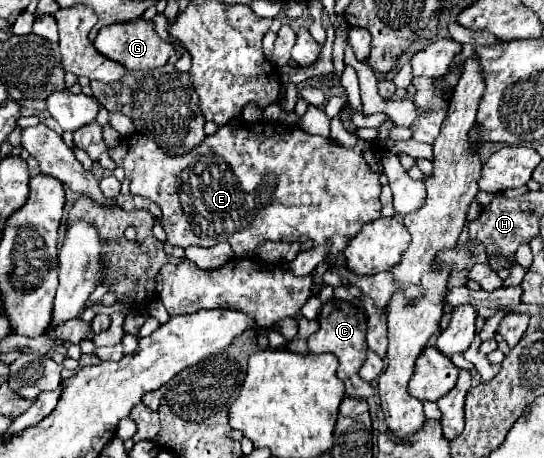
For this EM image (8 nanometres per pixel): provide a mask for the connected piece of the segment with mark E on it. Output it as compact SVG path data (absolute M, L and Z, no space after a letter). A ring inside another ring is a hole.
M260 120L260 122L252 122L252 124L242 124L242 126L222 126L218 128L216 134L212 136L206 136L206 140L202 140L202 144L198 144L198 148L194 148L194 152L188 152L188 154L180 154L180 156L170 156L166 152L162 152L158 148L158 144L154 140L150 140L148 136L144 134L132 134L130 138L122 138L122 142L116 146L116 148L110 148L108 154L110 158L116 162L116 166L124 166L126 170L126 178L130 180L130 190L134 194L140 194L140 196L148 196L152 202L156 202L162 212L164 212L164 230L166 230L166 242L168 244L174 244L174 246L214 246L218 242L228 242L232 246L232 250L236 252L238 258L246 258L246 256L252 256L254 248L266 240L272 240L272 242L306 242L306 240L312 240L314 246L320 246L320 244L326 244L326 240L332 240L332 250L328 254L328 260L332 260L332 266L330 270L336 272L338 276L346 276L350 280L352 286L358 286L366 296L370 296L376 306L380 308L386 308L388 304L388 296L396 290L396 284L394 284L394 276L390 272L382 272L382 274L376 274L376 276L356 276L352 274L348 268L346 268L346 258L342 254L342 242L348 242L354 234L360 232L360 228L368 222L374 222L376 218L382 216L382 204L380 204L380 174L372 172L370 166L364 162L362 158L362 146L364 146L364 140L360 140L360 144L356 148L344 148L340 146L338 142L334 142L332 138L324 138L324 136L312 136L308 132L302 132L300 128L290 128L290 126L284 126L284 124L274 124L274 122L266 122L266 120Z

